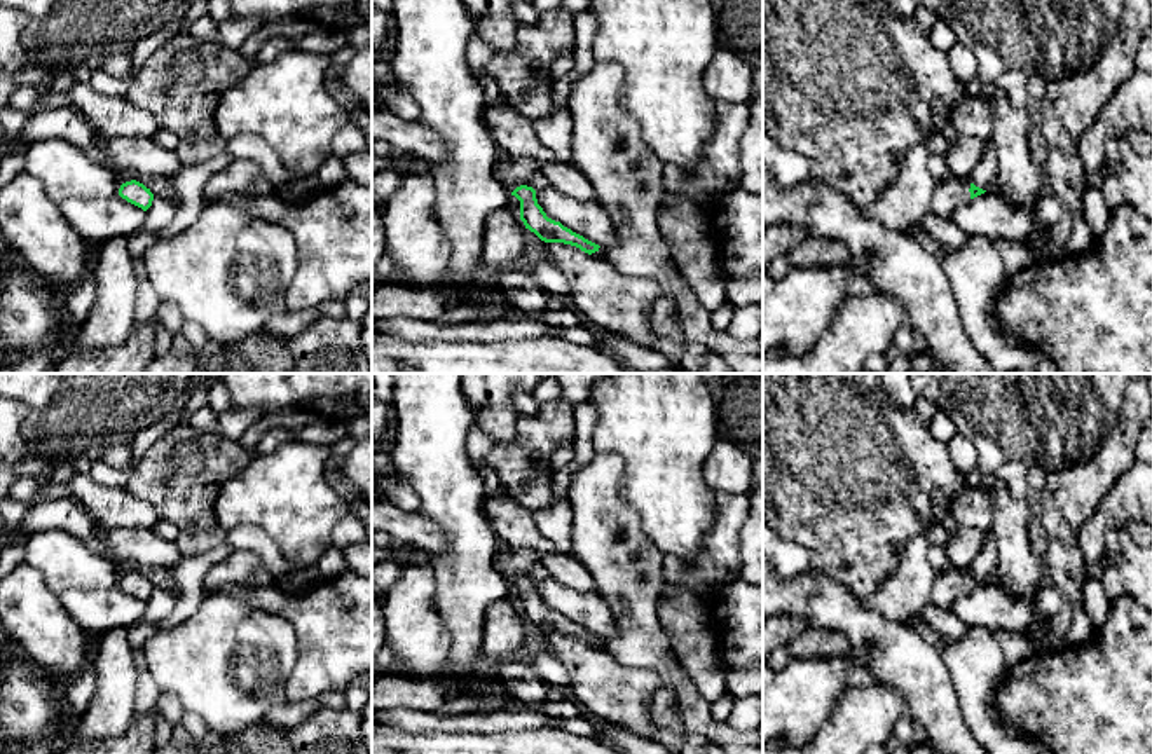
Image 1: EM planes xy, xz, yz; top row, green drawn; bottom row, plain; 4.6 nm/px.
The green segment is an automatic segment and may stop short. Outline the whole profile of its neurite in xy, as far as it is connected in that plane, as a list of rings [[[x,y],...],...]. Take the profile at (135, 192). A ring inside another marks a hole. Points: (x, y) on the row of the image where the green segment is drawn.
[[[131,180],[120,185],[119,195],[127,202],[147,211],[152,206],[154,194],[143,183]]]

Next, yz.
[[[950,175],[937,182],[929,211],[941,218],[951,218],[957,208],[984,192],[986,190],[976,187],[969,180],[960,180]]]

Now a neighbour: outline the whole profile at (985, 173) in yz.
[[[988,141],[979,162],[976,164],[969,176],[969,182],[983,190],[988,190],[995,187],[997,176],[998,176],[997,150],[993,143]]]

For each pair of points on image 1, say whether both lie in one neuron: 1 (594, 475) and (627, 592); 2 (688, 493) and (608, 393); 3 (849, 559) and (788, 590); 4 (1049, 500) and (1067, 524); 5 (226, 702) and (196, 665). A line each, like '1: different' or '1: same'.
1: same
2: same
3: different
4: same
5: same

